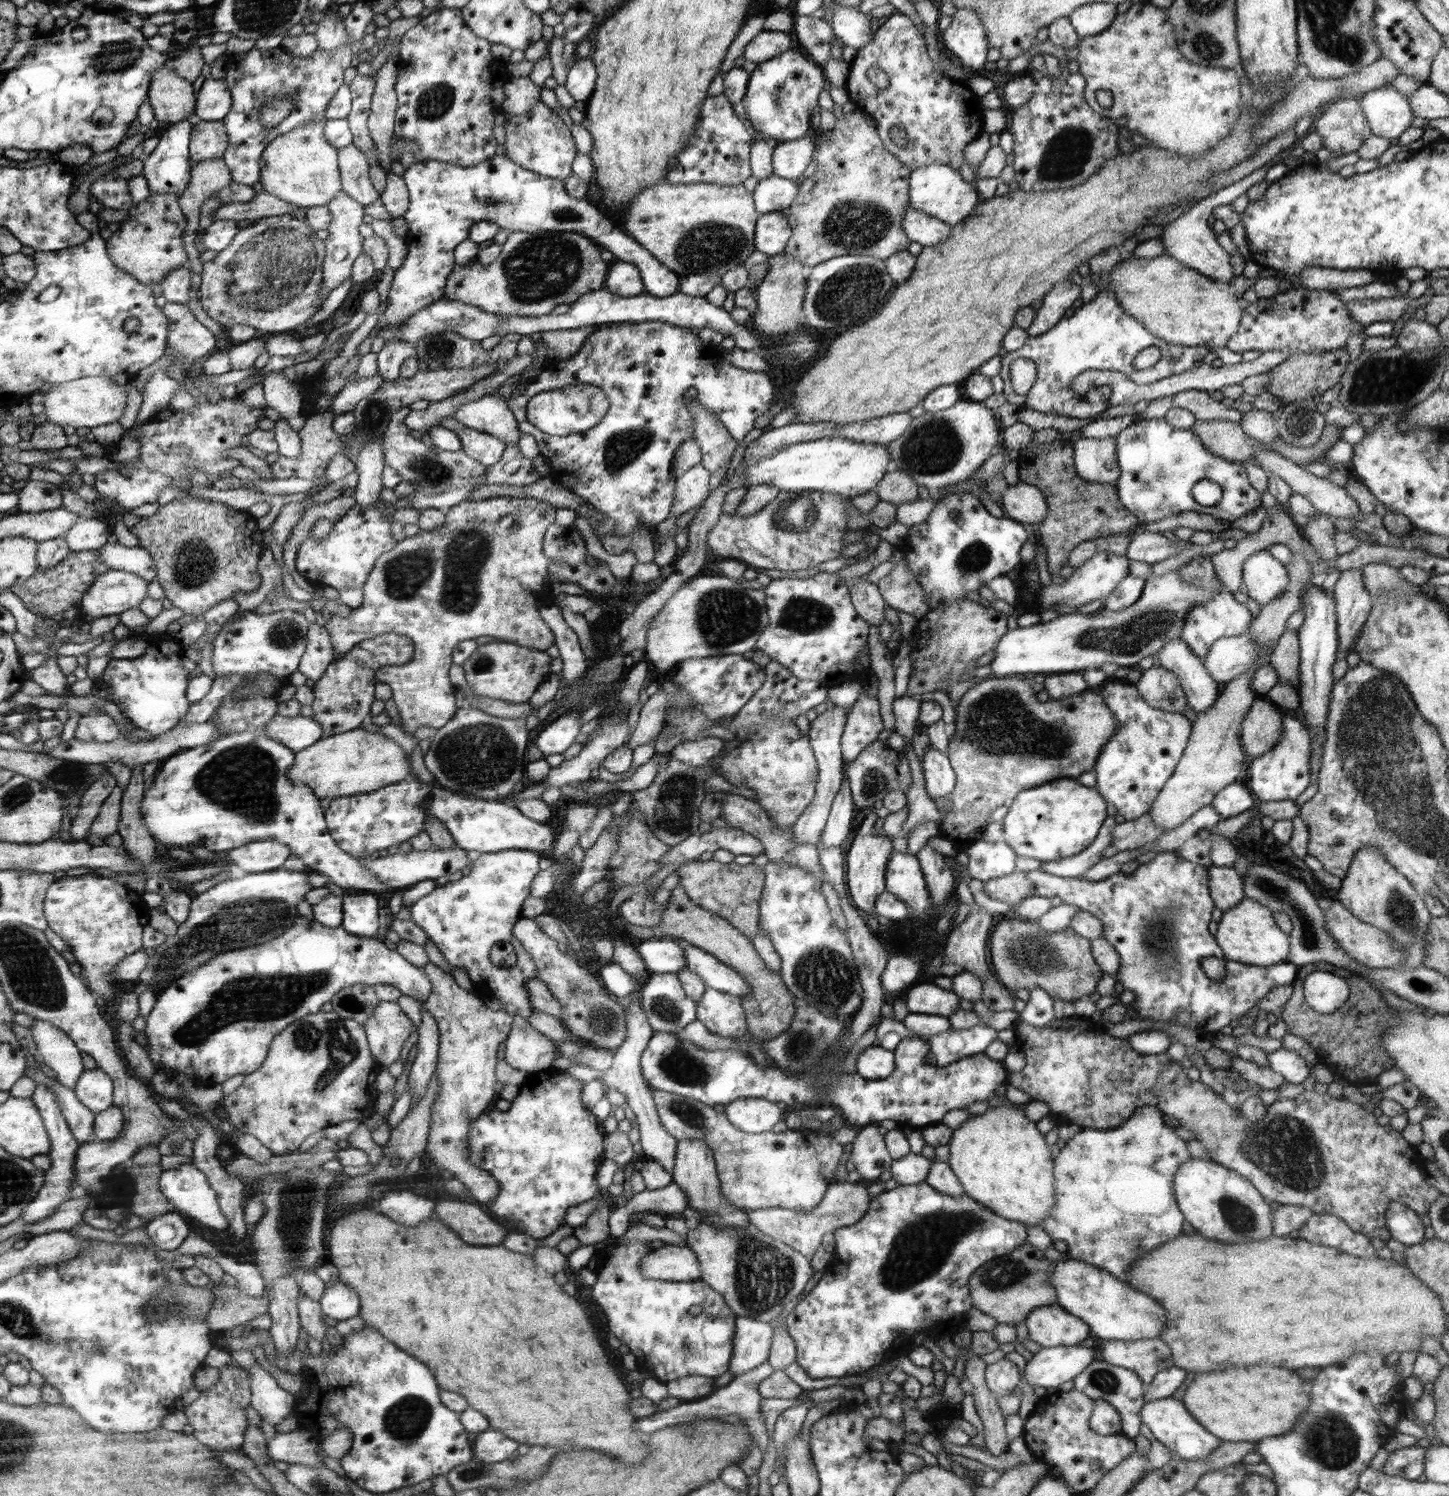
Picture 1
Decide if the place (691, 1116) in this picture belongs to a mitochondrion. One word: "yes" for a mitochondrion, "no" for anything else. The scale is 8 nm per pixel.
yes

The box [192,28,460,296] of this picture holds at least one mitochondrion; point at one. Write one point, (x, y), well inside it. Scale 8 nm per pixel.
(434, 102)

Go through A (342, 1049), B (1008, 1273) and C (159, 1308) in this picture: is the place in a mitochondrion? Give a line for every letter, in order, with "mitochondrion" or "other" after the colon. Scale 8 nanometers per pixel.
A: mitochondrion
B: mitochondrion
C: mitochondrion

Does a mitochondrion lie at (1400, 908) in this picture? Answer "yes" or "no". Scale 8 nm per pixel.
yes

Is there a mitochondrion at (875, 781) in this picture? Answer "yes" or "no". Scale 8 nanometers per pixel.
yes

